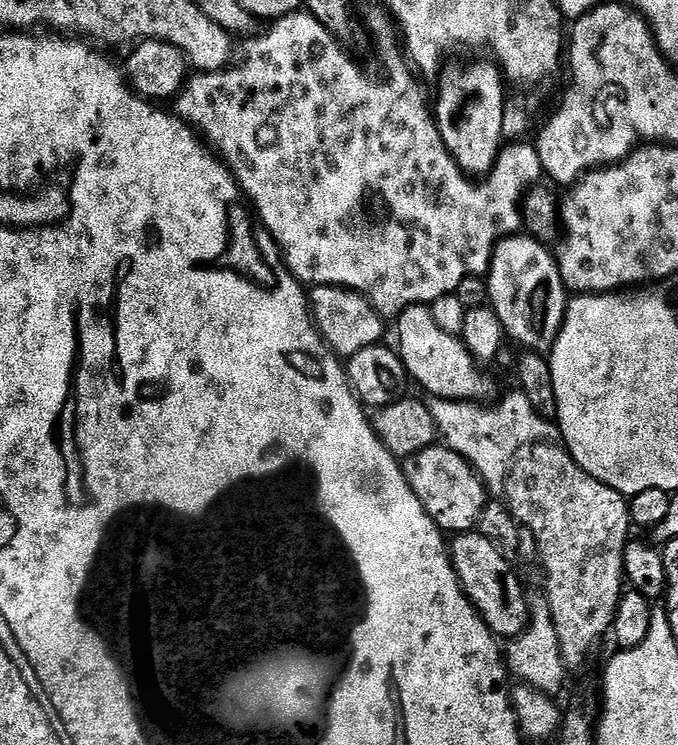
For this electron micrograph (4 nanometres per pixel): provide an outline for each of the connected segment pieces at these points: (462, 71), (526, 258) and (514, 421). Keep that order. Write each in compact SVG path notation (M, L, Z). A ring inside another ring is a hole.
M491 59L473 60L476 60L473 64L449 63L441 71L438 77L440 93L436 96L436 104L434 102L434 117L442 140L446 144L446 150L464 171L464 175L469 178L483 178L491 174L506 140L504 137L506 77Z
M527 234L505 236L492 251L492 261L486 273L488 304L498 314L504 335L521 344L521 349L541 354L551 353L562 330L570 293L564 287L560 268L549 245L539 244Z
M513 390L497 408L488 407L492 406L485 406L480 402L439 398L428 404L444 447L462 454L462 458L470 462L489 493L500 494L508 482L508 472L516 455L535 444L559 441L560 430L553 421L542 418L542 414L538 414L538 410L530 406L530 398L526 398L526 394L519 390Z

